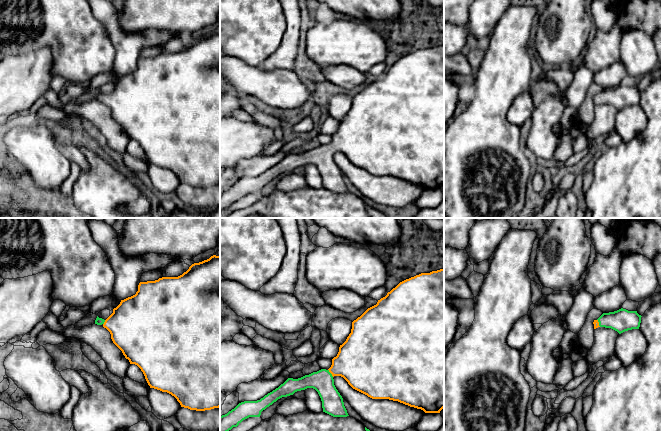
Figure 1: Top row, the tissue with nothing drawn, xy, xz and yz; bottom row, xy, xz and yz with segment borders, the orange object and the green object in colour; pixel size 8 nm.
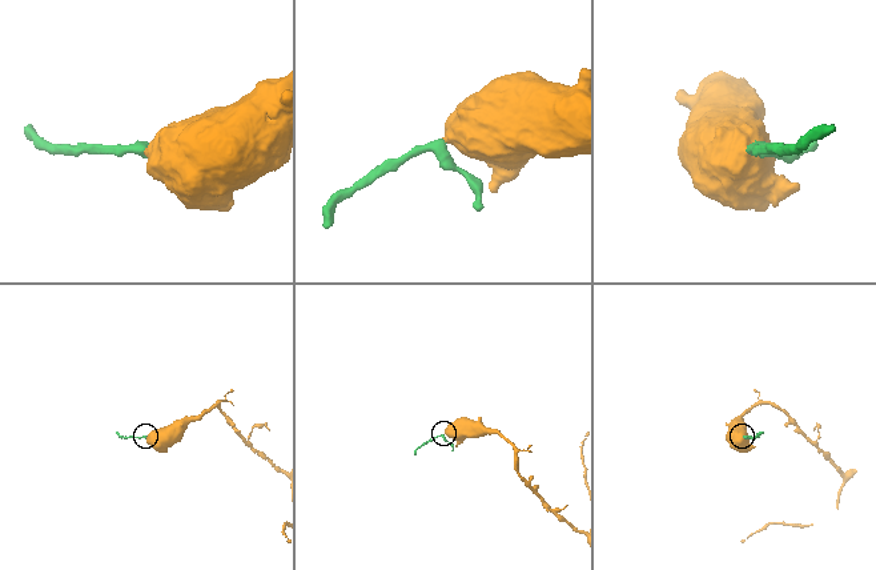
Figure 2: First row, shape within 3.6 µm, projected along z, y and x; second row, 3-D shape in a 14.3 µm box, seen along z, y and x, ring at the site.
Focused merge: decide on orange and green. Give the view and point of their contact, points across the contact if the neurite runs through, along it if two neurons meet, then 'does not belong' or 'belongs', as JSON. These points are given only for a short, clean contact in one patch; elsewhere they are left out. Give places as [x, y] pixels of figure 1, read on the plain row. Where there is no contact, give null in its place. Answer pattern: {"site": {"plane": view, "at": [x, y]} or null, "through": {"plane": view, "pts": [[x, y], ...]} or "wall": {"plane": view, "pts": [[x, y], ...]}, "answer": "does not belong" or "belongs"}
{"site": {"plane": "xz", "at": [330, 148]}, "through": {"plane": "xz", "pts": [[359, 137], [344, 140], [330, 148], [322, 157]]}, "answer": "belongs"}

